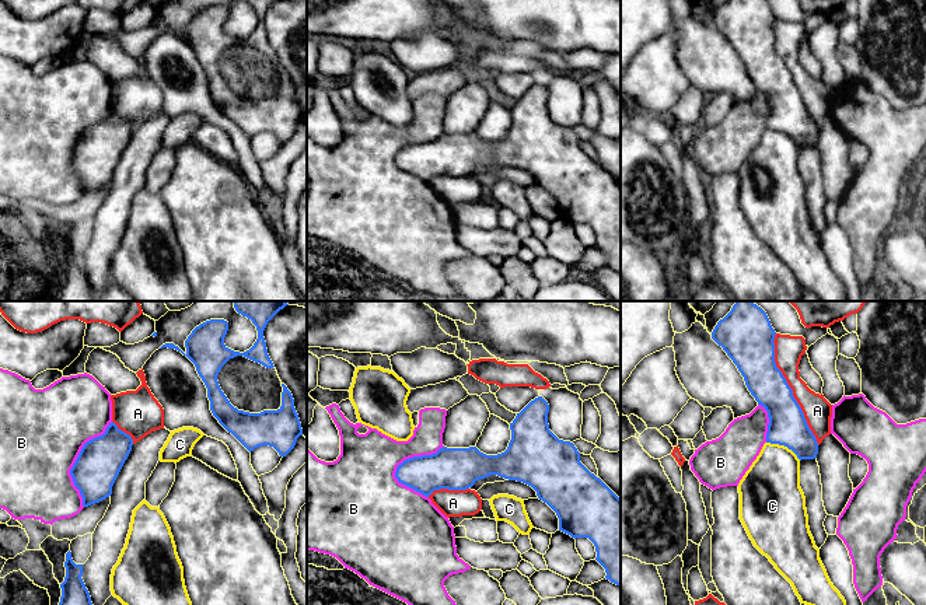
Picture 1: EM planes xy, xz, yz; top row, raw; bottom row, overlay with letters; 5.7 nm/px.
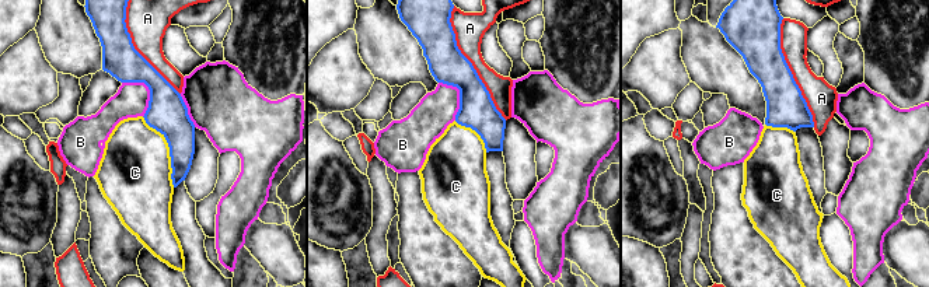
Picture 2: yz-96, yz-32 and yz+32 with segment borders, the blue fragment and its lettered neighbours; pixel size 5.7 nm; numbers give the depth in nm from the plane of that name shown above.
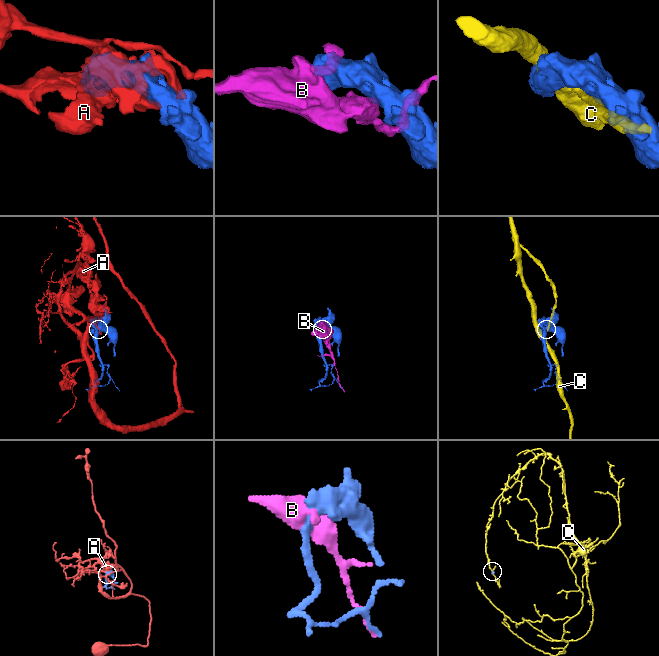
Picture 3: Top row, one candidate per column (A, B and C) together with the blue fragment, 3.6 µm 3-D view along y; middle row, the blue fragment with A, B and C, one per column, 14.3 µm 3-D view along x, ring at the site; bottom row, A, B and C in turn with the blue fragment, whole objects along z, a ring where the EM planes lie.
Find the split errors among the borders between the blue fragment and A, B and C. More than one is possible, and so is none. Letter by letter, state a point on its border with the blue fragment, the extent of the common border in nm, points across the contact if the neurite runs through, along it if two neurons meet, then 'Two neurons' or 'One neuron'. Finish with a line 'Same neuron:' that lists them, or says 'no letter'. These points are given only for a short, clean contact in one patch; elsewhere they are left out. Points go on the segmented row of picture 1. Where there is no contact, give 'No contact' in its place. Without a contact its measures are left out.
A: Touches blue at yz (790, 390). Shared border 700 nm. One neuron
B: Touches blue at xy (76, 461). Shared border 500 nm. Two neurons
C: Touches blue at yz (783, 444). Shared border 220 nm. Two neurons
Same neuron: A

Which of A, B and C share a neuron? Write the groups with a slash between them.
A / B / C

